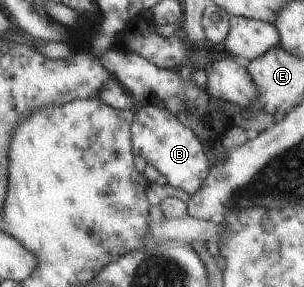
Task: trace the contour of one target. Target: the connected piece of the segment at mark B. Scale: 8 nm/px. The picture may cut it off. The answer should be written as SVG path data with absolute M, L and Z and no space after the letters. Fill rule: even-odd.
M160 105L136 106L130 135L134 154L141 154L147 164L155 166L172 187L192 195L207 178L210 169L204 142L199 141L189 127L185 127L171 111Z

